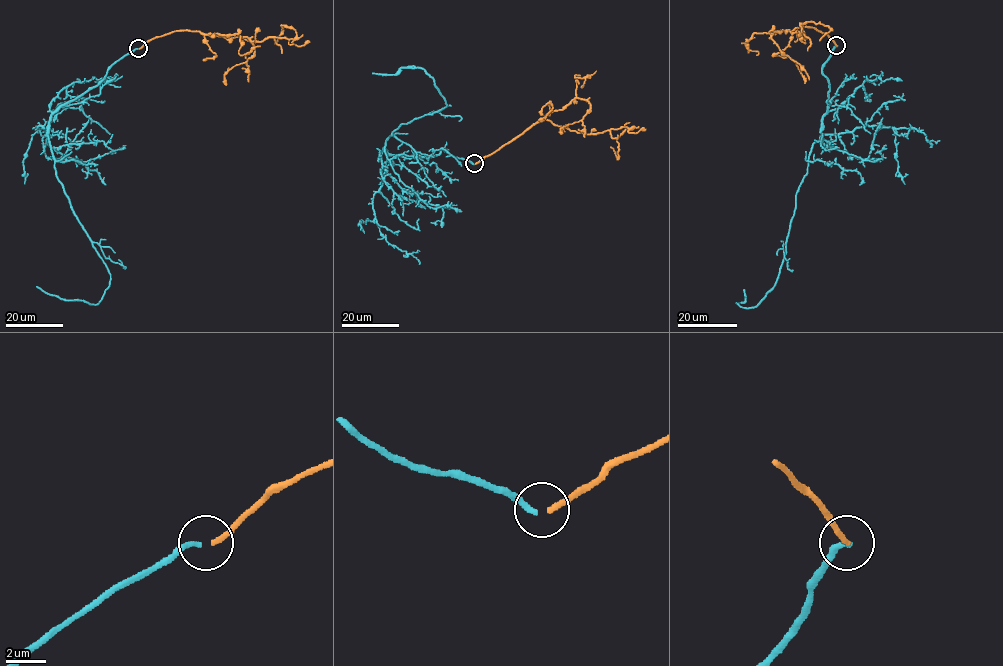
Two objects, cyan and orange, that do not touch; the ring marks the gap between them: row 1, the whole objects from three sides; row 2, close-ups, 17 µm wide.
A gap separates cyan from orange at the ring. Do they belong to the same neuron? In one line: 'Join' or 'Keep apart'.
Join

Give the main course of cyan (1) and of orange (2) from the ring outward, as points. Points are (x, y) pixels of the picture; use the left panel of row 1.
1: (137, 49), (62, 104), (48, 132), (55, 174), (106, 265), (109, 286), (98, 304), (36, 286)
2: (139, 49), (176, 30), (251, 41), (293, 38), (296, 30), (280, 25), (283, 32), (274, 43)

